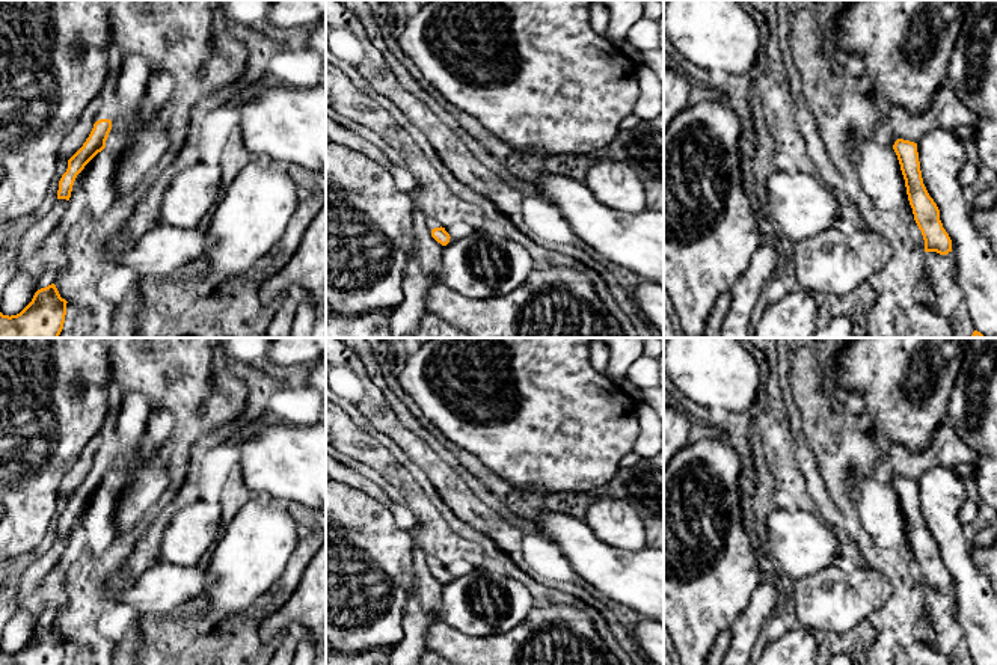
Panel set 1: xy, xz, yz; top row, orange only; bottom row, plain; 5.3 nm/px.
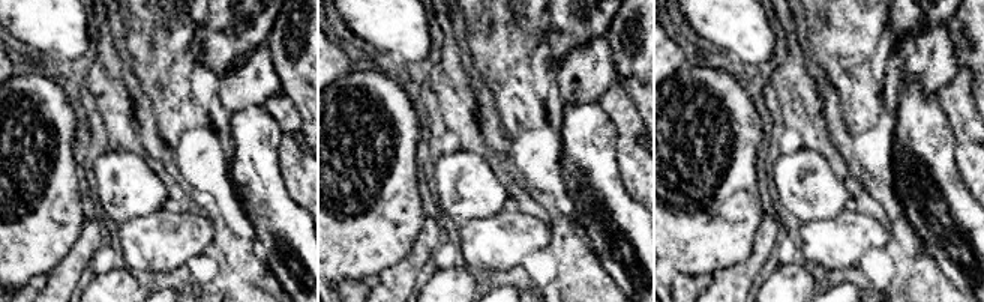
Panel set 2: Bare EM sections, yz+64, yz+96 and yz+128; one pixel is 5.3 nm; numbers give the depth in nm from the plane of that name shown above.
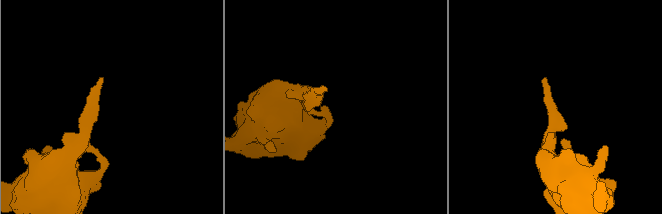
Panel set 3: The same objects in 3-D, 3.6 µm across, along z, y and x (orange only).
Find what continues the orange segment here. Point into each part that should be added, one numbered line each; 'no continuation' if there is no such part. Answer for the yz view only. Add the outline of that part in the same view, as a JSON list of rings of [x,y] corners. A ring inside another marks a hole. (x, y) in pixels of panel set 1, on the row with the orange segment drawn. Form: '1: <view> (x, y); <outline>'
no continuation

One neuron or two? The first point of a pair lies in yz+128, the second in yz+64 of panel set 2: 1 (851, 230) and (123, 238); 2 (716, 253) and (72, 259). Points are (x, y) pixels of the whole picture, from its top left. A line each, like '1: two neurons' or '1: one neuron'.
1: one neuron
2: two neurons

